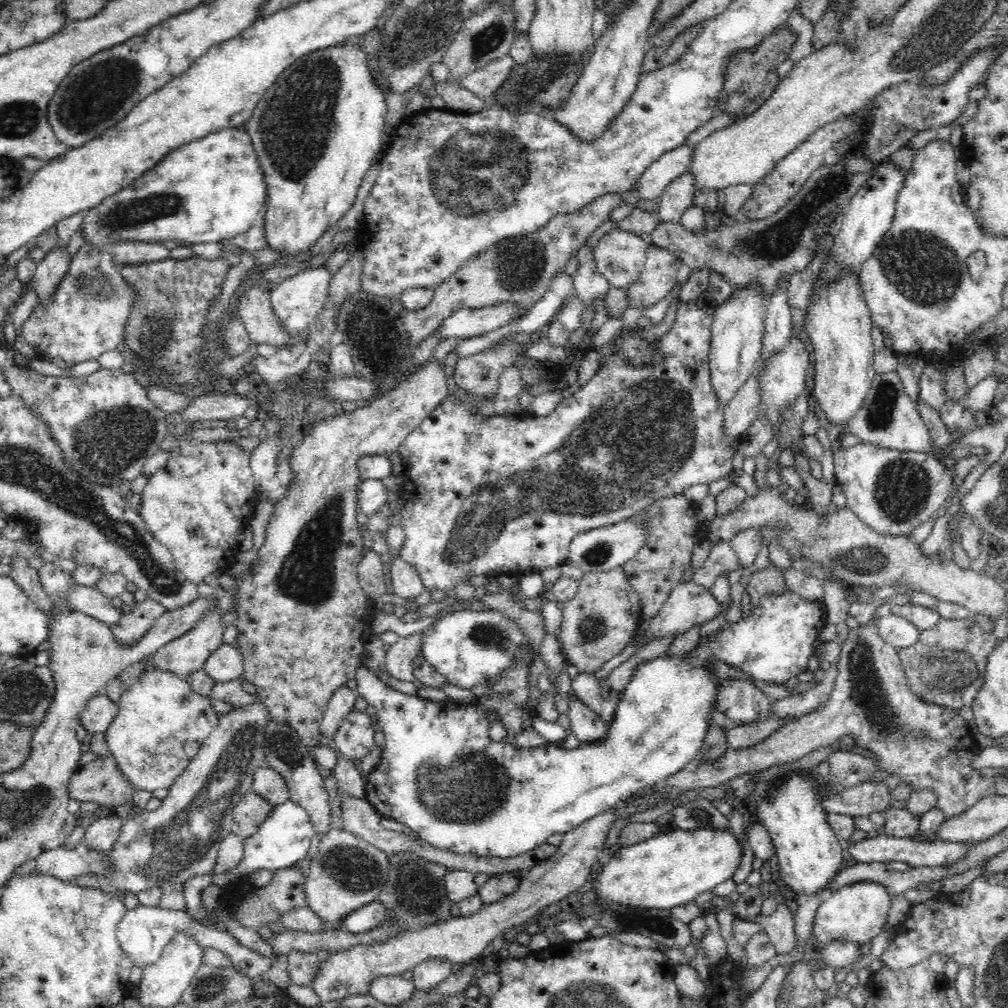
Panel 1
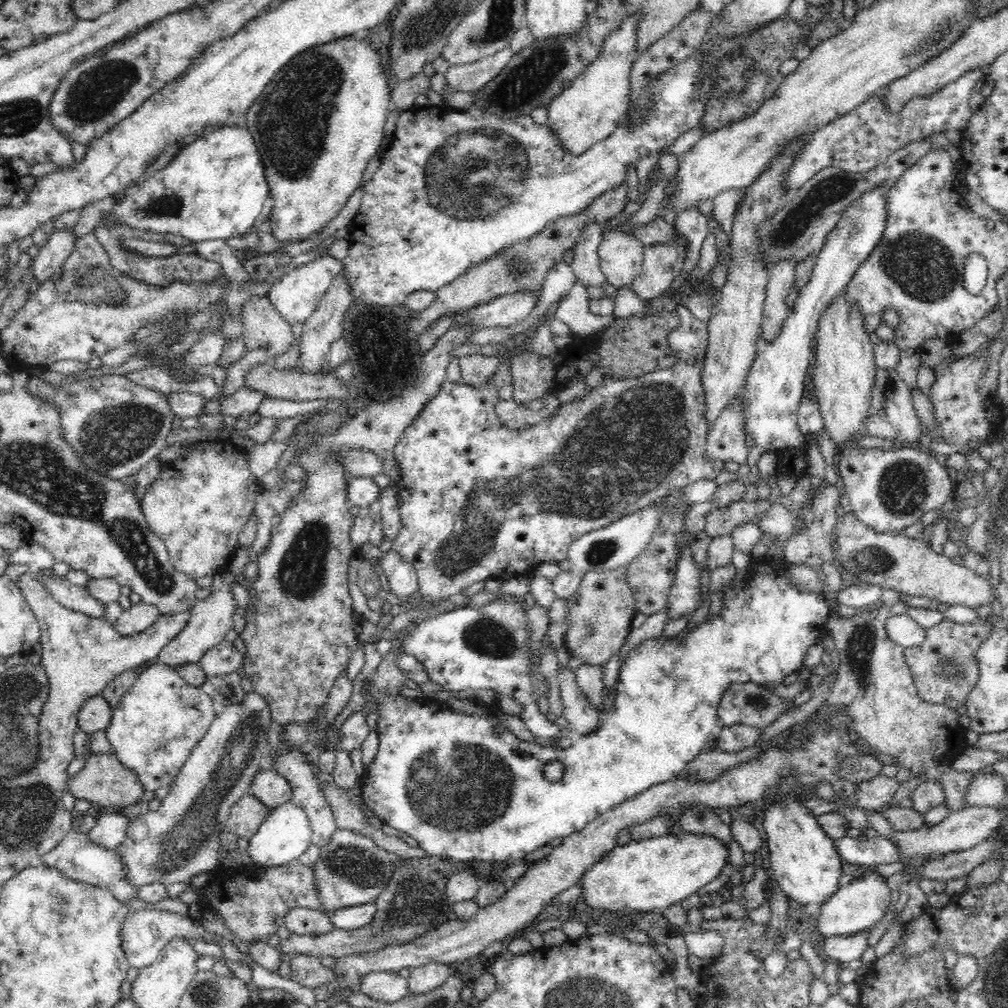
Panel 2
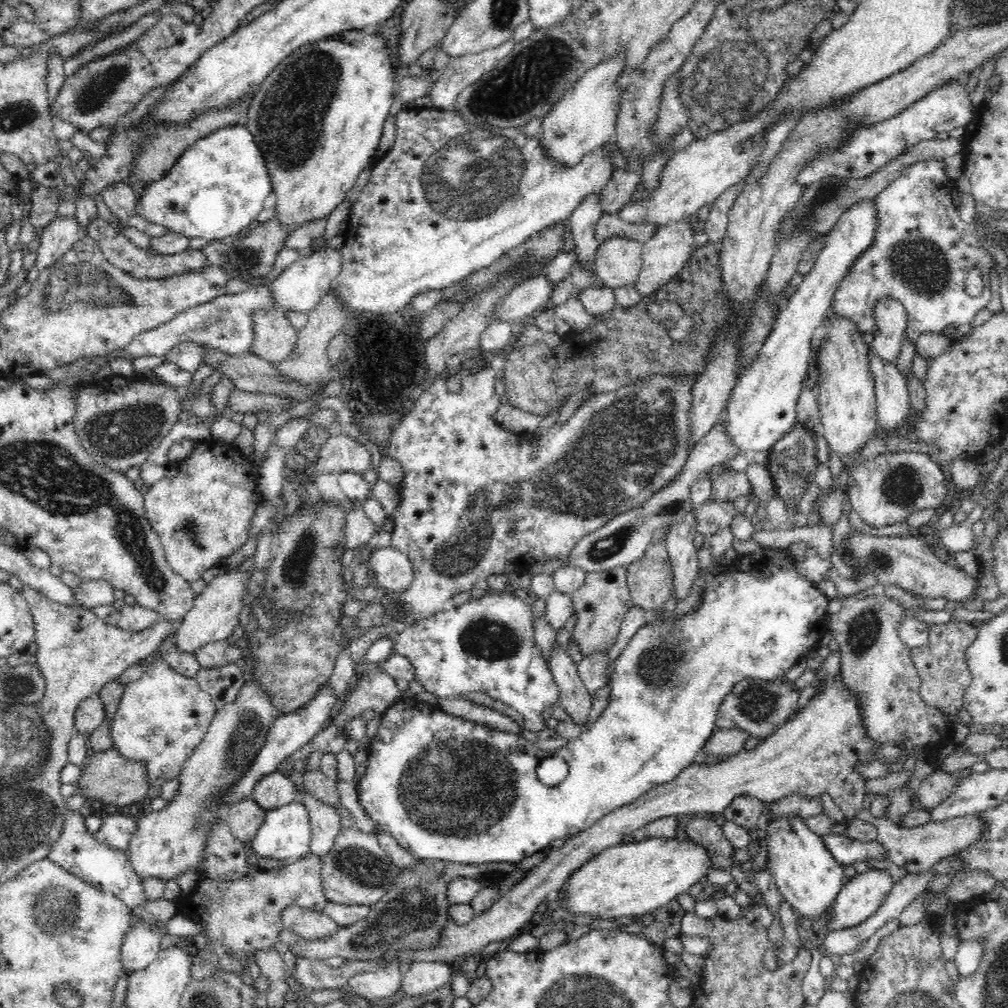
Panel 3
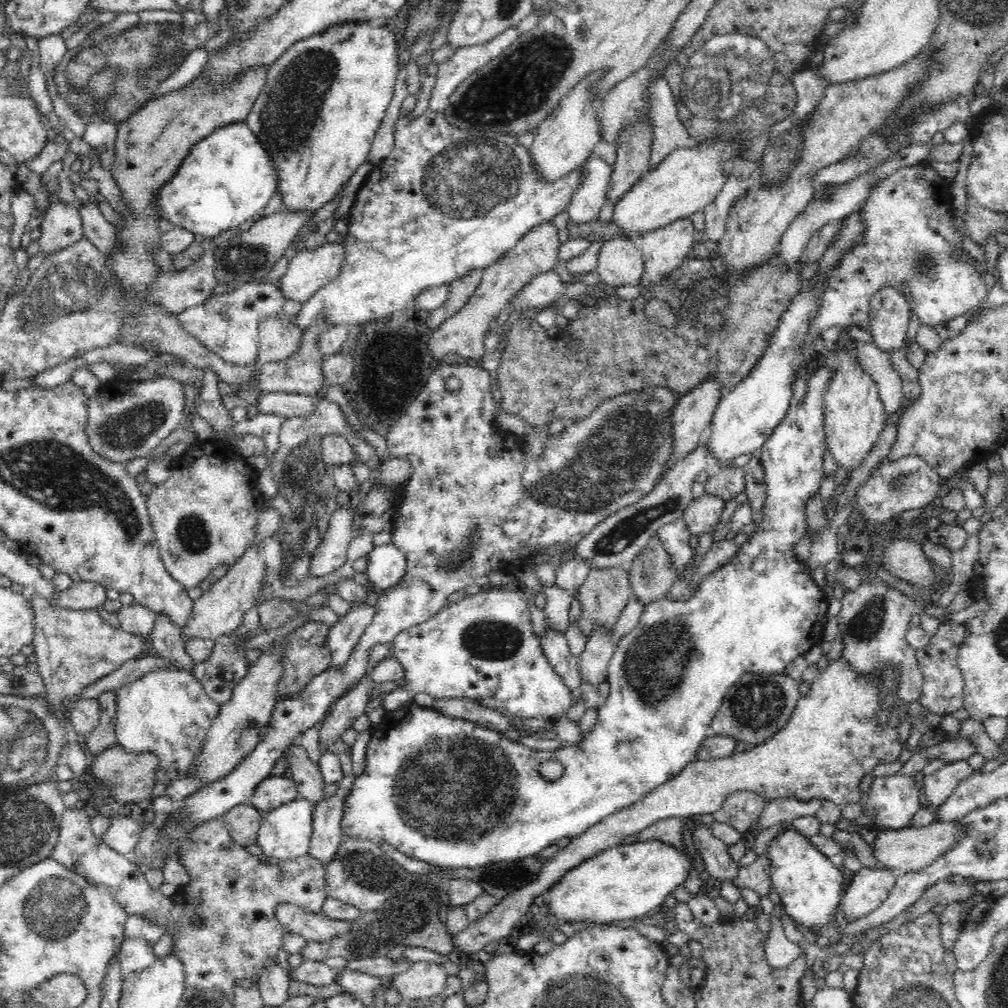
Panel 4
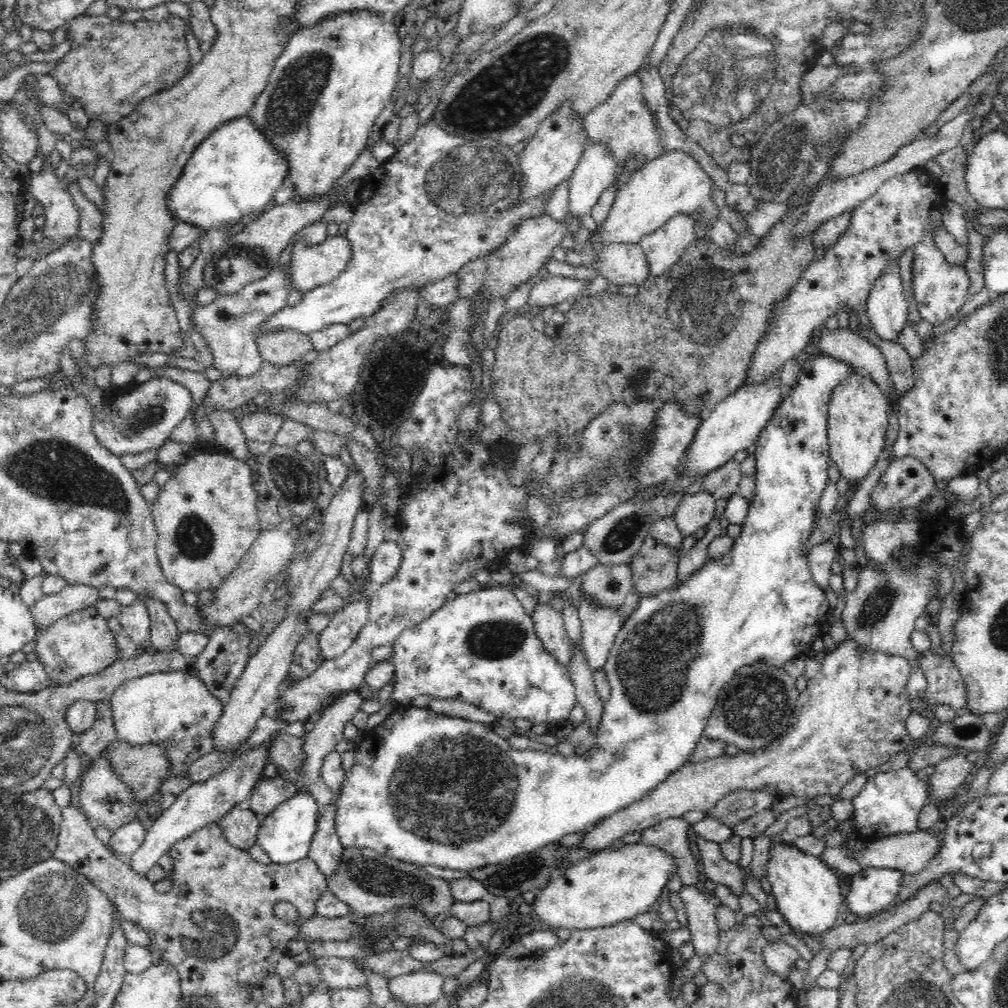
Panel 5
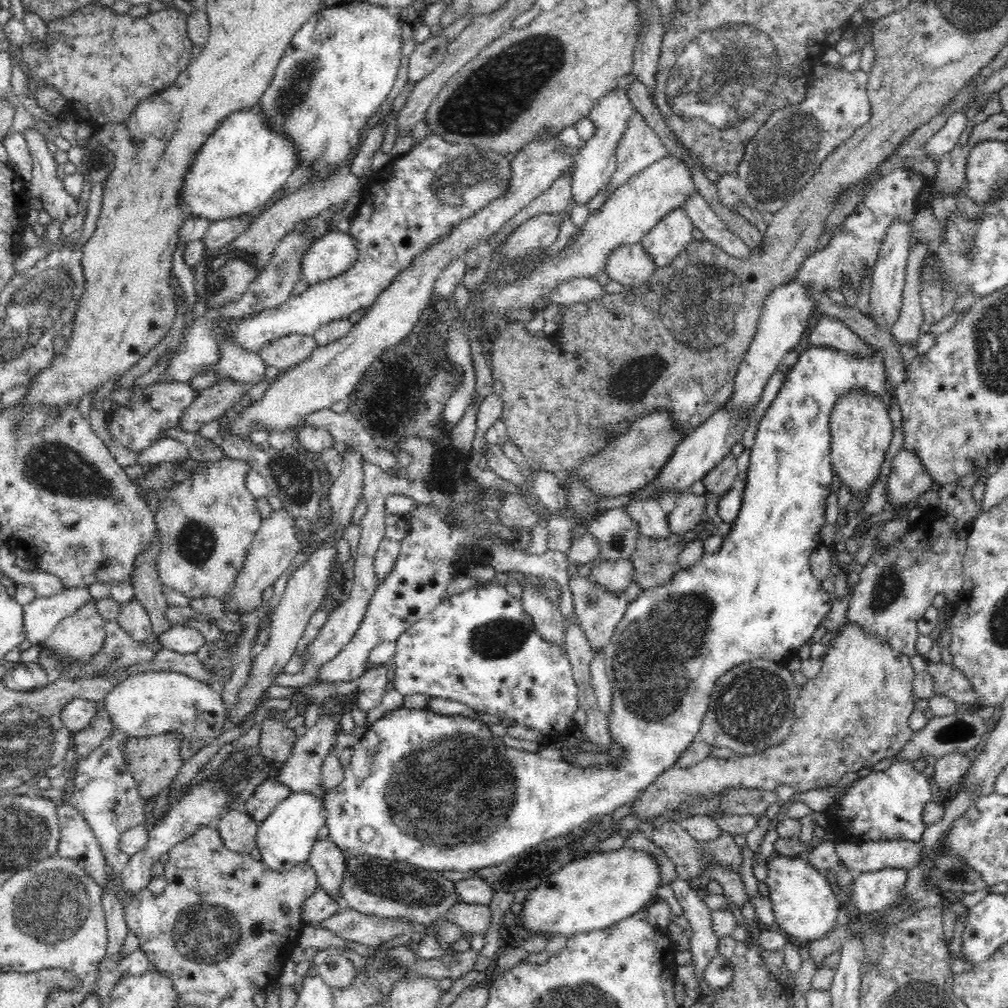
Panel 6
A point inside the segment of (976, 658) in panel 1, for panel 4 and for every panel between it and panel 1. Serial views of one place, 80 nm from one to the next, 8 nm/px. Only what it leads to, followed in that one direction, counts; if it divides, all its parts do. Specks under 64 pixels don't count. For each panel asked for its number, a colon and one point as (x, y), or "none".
2: (945, 669)
3: (944, 675)
4: (942, 692)

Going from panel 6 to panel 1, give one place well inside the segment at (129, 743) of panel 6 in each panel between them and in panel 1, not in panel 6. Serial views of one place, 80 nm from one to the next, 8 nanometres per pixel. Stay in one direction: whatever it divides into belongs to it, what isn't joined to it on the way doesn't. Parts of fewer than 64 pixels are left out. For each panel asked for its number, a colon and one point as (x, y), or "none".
1: (100, 780)
2: (104, 781)
3: (114, 780)
4: (129, 778)
5: (144, 768)

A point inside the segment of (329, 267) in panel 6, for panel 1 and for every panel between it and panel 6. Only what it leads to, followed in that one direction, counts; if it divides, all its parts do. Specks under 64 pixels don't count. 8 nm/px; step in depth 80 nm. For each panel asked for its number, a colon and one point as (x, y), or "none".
1: (296, 301)
2: (296, 295)
3: (299, 287)
4: (308, 271)
5: (311, 266)

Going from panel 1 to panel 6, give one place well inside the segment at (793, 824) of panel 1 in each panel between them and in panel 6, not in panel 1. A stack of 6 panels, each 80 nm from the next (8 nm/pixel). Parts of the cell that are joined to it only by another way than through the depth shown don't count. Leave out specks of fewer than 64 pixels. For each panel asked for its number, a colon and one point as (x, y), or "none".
2: (806, 864)
3: (807, 875)
4: (810, 885)
5: (807, 892)
6: (805, 907)

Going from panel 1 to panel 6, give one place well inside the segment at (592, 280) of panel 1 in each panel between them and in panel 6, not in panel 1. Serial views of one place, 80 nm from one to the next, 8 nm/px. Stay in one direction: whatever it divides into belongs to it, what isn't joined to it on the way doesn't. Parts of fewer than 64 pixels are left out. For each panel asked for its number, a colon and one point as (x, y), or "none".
2: (585, 264)
3: (582, 221)
4: (584, 206)
5: (597, 170)
6: (595, 165)

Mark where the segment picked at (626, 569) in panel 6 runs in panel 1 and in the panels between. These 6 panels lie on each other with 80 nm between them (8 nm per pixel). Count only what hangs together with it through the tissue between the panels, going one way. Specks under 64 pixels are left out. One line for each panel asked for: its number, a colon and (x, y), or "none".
1: (598, 624)
2: (600, 616)
3: (600, 605)
4: (606, 592)
5: (607, 585)

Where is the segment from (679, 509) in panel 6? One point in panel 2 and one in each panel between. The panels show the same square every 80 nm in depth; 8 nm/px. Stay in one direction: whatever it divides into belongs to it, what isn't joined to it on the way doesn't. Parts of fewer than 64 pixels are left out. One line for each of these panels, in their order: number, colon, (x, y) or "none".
2: (720, 520)
3: (711, 516)
4: (702, 514)
5: (695, 511)

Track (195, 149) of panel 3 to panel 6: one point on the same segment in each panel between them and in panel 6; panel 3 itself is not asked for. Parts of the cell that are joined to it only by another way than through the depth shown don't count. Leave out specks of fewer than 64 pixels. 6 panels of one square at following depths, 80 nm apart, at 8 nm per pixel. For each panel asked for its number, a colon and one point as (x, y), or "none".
4: (228, 177)
5: (236, 171)
6: (245, 161)

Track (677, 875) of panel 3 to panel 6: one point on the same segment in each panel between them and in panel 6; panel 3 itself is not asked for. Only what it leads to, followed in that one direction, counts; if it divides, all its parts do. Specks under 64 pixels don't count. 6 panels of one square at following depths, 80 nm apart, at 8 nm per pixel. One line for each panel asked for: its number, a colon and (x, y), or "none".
4: (629, 881)
5: (613, 885)
6: (596, 891)

